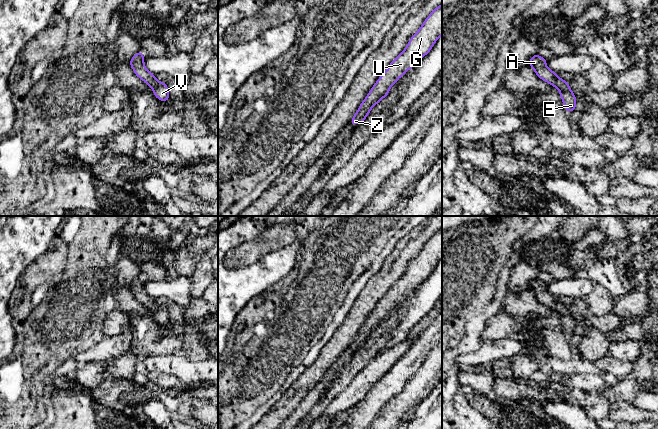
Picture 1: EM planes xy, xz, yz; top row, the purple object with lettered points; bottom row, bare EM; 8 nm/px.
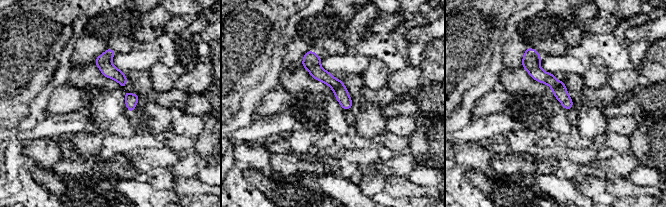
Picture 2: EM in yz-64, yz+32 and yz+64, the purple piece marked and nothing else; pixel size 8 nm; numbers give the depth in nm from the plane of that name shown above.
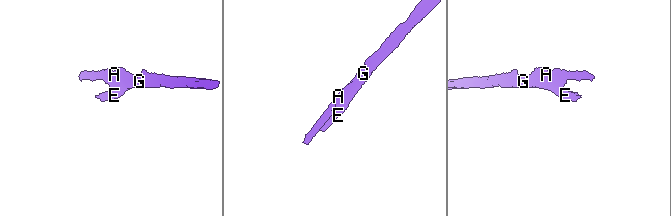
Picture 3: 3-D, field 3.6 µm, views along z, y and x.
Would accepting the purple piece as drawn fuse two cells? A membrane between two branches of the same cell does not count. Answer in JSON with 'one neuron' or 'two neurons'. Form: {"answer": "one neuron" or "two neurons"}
{"answer": "one neuron"}

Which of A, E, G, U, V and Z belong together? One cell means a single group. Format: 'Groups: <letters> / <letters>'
Groups: A E G U V Z

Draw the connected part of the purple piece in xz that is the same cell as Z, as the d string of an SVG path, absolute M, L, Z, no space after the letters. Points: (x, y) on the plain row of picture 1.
M442 228L430 237L419 254L409 264L406 272L391 286L386 295L376 305L350 347L352 349L363 347L372 331L390 318L388 314L423 280L430 276L441 259Z

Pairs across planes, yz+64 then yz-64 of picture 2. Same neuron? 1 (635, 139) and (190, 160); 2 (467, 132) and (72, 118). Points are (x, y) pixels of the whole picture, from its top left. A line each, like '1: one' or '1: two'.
1: two
2: one

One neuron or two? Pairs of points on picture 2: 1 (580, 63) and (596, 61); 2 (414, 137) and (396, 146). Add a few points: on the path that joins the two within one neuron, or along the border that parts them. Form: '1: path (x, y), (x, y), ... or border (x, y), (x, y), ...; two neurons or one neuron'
1: border (590, 57), (590, 65), (582, 75); two neurons
2: border (407, 136), (410, 142), (410, 149); two neurons

